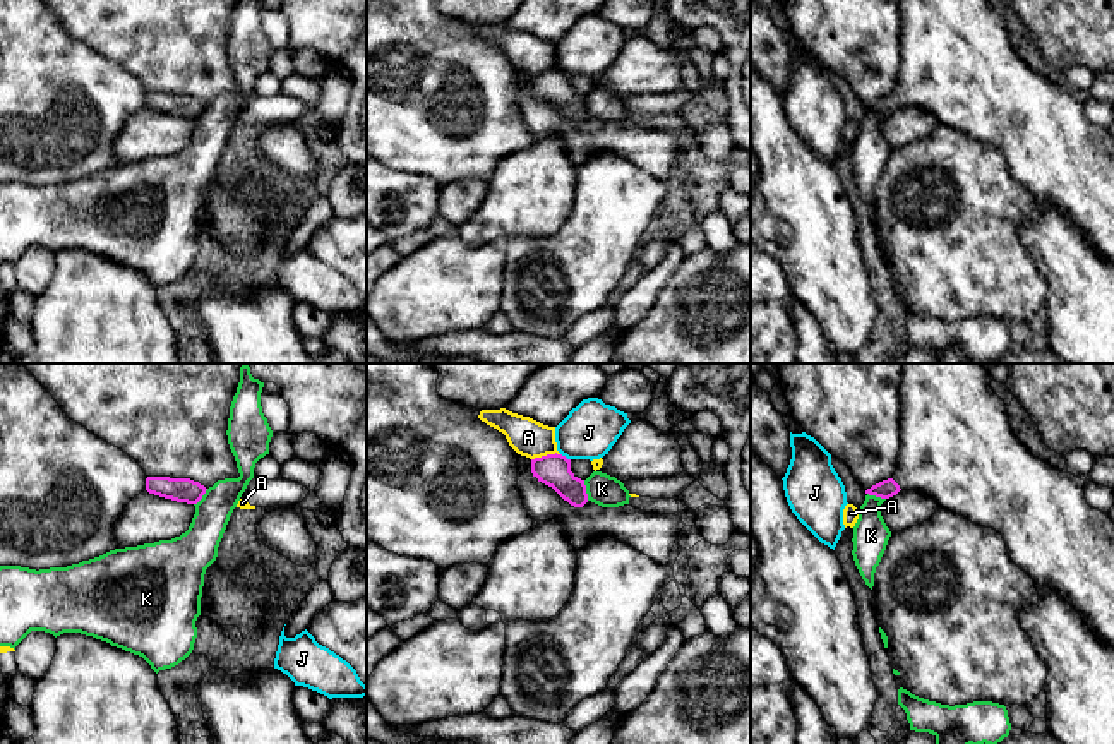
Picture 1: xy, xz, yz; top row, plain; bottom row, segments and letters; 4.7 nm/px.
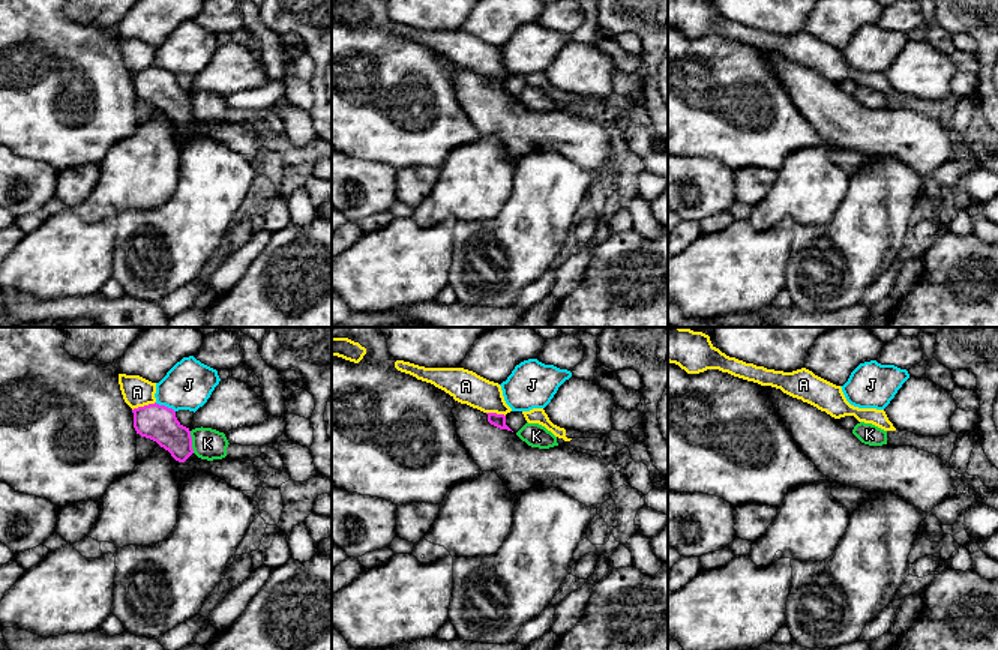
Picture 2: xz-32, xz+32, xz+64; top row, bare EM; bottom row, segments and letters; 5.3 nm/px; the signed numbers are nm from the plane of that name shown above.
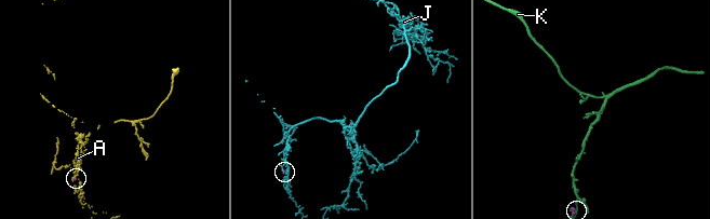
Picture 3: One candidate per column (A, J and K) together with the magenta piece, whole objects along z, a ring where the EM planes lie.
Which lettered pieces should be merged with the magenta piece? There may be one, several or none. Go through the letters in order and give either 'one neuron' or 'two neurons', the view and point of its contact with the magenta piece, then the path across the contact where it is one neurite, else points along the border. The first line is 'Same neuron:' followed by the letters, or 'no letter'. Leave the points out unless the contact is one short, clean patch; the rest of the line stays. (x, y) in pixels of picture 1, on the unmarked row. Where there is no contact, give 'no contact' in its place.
Same neuron: no letter
A: two neurons | xz (545, 72)
J: two neurons | xz (564, 72)
K: two neurons | xz (585, 107) | along xz (583, 96), (588, 115)

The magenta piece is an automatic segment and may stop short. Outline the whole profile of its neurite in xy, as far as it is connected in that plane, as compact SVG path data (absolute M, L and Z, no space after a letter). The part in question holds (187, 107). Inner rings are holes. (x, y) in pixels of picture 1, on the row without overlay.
M147 93L146 106L177 118L197 120L207 105L190 94Z

